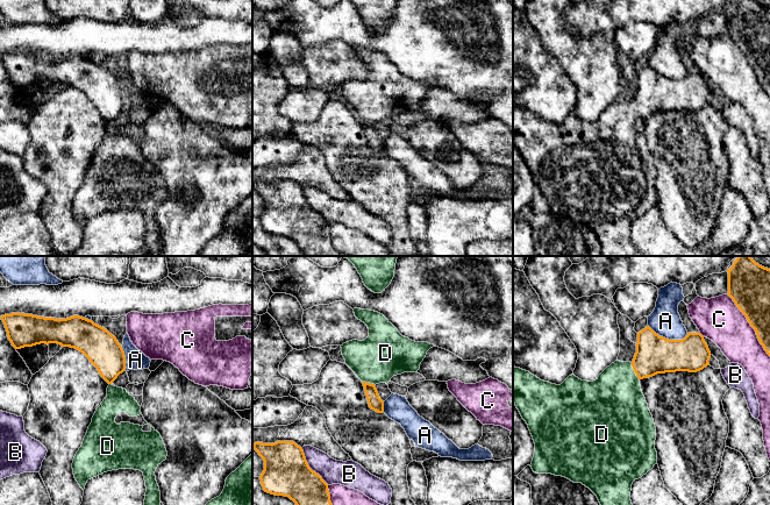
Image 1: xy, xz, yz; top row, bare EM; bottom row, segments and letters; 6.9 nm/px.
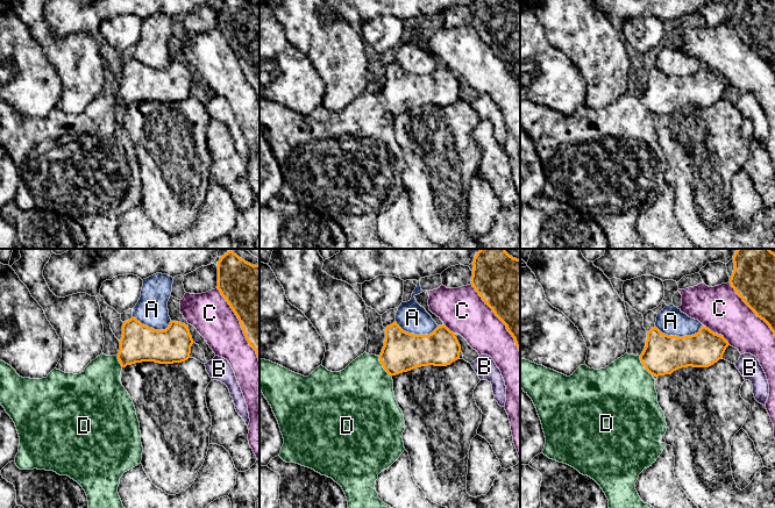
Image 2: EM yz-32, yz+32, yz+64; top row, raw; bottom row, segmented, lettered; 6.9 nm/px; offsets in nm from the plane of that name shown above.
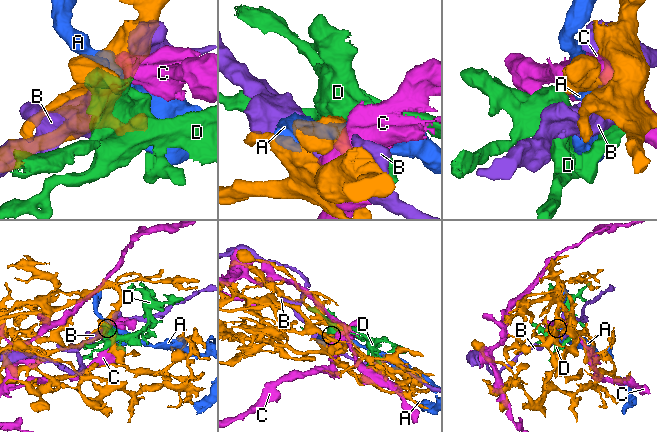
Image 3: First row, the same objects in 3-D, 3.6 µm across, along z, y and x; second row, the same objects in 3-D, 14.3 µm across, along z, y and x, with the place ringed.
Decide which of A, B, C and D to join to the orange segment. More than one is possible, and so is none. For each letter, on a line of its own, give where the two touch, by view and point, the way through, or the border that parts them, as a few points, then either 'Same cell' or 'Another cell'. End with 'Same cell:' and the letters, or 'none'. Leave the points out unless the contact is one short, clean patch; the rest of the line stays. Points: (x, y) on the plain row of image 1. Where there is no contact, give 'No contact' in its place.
A: Touches orange at yz (668, 78). Another cell
B: Touches orange at xz (308, 206). Another cell
C: Touches orange at yz (750, 64). Another cell
D: Touches orange at yz (634, 109). Path across: yz (655, 93), (642, 106), (634, 109), (618, 126), (614, 140). Same cell
Same cell: D

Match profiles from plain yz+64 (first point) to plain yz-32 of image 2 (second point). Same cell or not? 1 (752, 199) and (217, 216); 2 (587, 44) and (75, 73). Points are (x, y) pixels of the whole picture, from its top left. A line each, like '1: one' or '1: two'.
1: one
2: one

